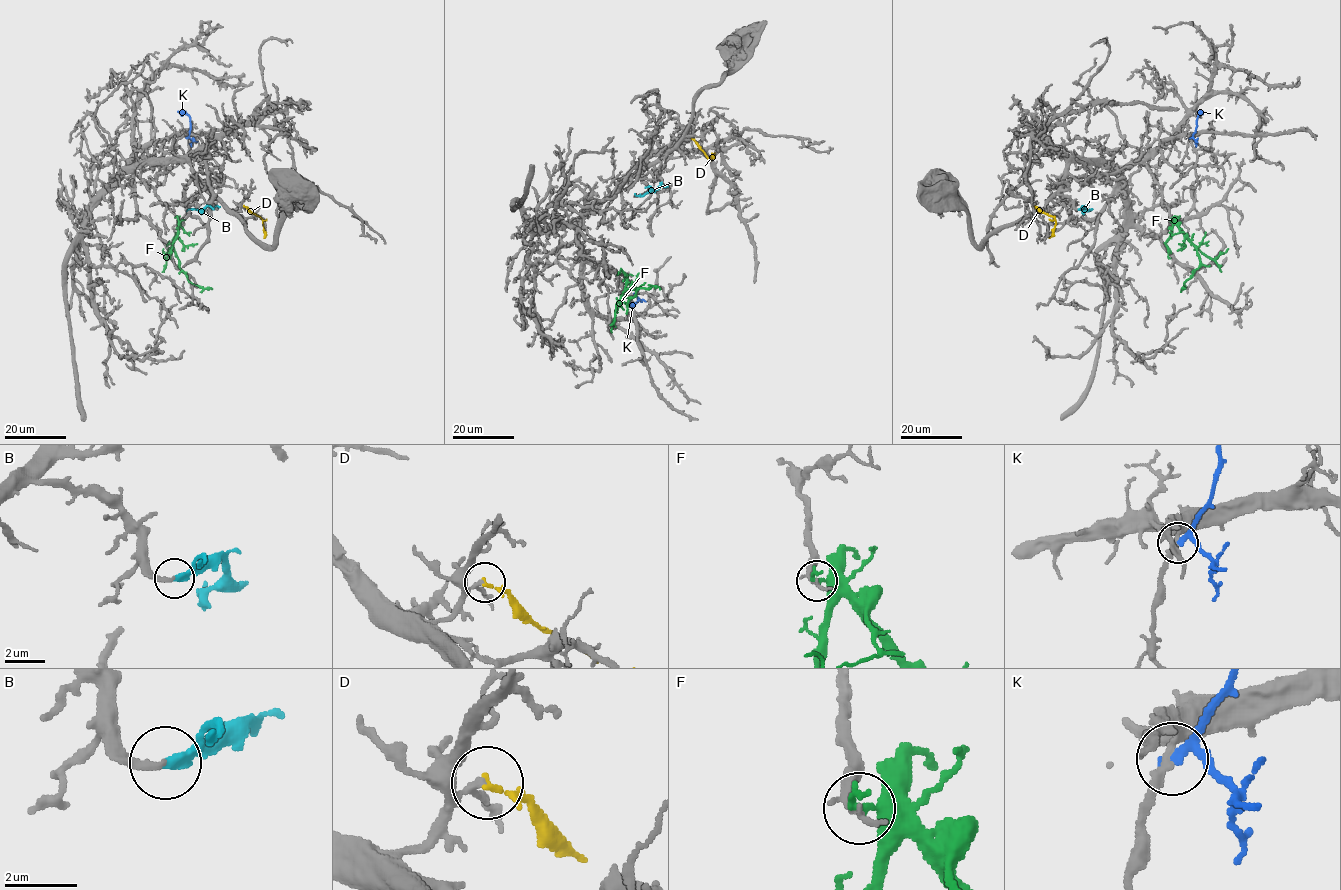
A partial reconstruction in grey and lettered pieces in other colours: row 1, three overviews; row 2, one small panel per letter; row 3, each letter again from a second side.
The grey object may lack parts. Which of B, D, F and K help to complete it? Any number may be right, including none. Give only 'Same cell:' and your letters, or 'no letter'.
Same cell: B

